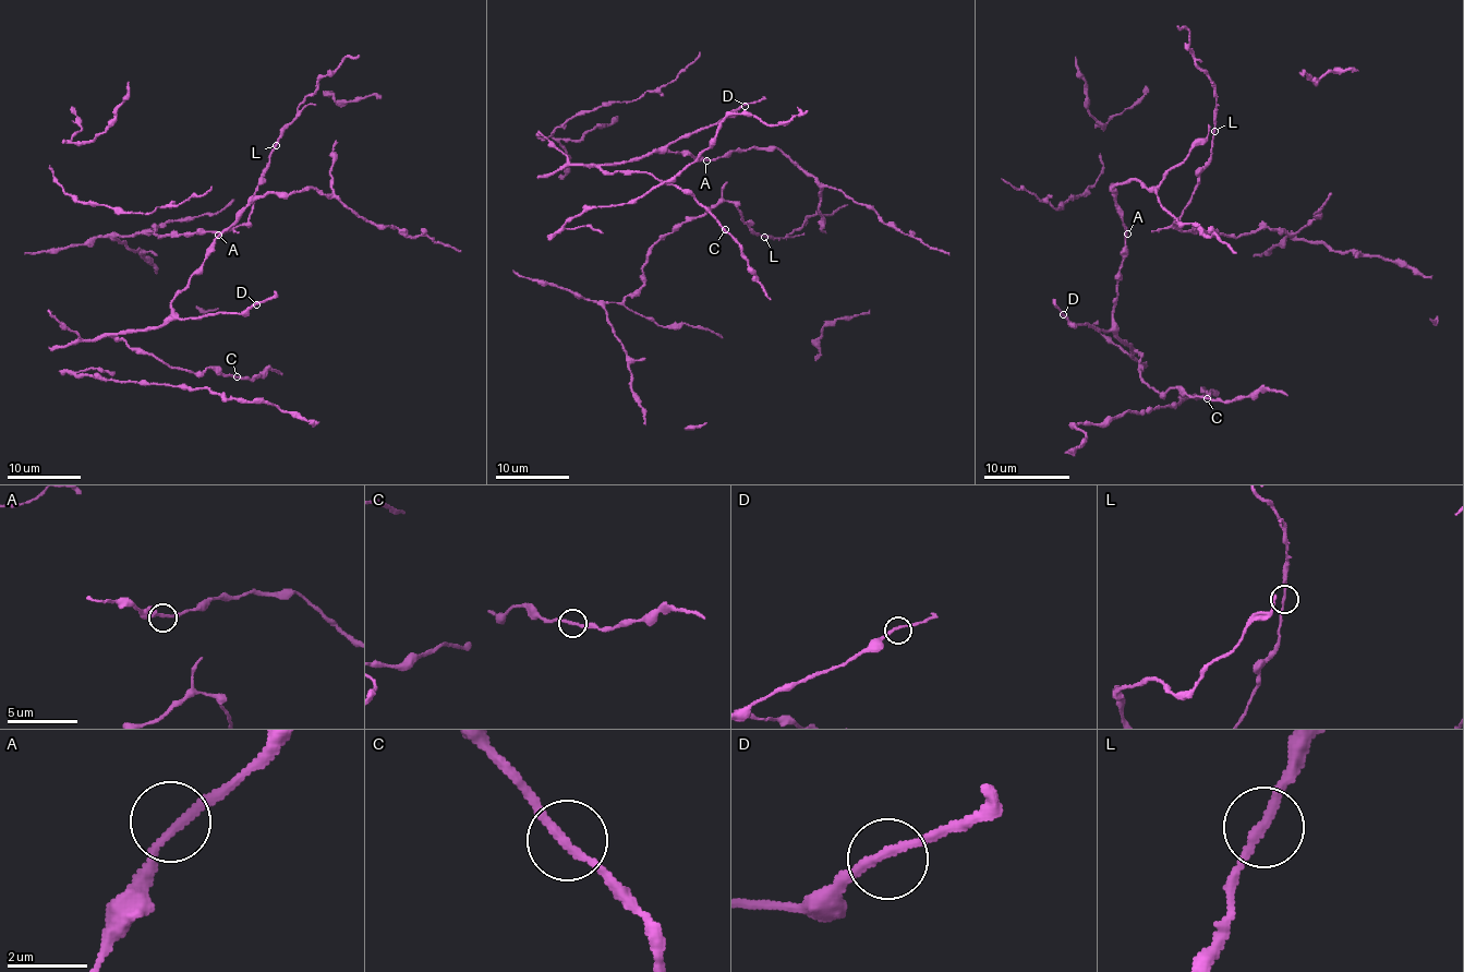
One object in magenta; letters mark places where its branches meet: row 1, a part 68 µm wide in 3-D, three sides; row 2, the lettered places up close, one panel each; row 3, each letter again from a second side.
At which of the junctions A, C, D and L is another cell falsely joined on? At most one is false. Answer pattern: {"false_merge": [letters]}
{"false_merge": []}

